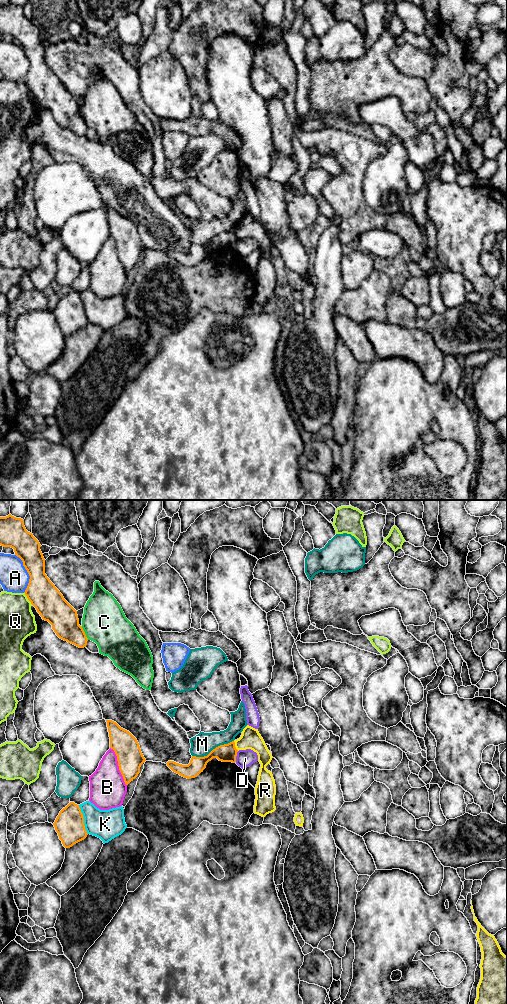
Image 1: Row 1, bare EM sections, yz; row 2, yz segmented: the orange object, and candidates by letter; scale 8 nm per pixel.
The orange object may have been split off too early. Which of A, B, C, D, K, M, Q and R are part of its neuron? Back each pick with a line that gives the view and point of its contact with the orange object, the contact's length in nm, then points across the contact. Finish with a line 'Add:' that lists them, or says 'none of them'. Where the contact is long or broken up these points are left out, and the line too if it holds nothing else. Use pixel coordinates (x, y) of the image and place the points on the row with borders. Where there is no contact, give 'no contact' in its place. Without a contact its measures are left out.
Add: none of them

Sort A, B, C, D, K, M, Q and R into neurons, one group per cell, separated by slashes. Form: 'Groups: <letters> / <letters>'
Groups: A / B / C / D / K / M / Q / R

